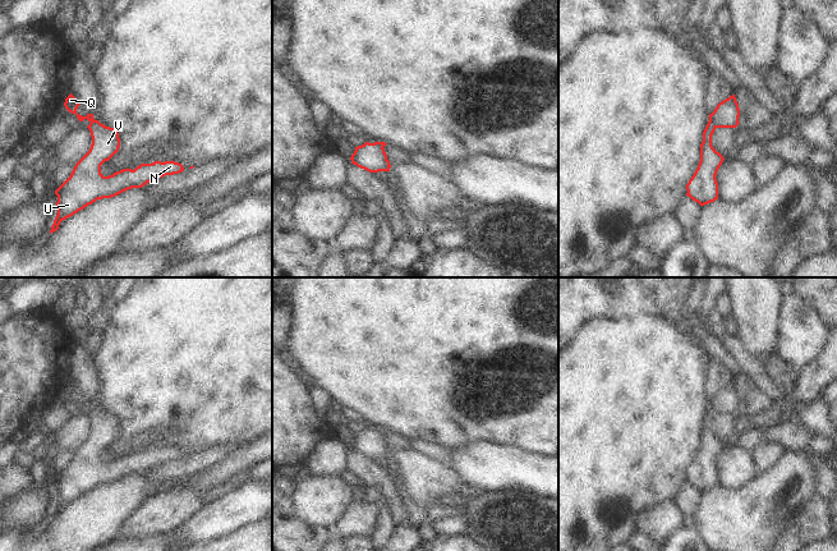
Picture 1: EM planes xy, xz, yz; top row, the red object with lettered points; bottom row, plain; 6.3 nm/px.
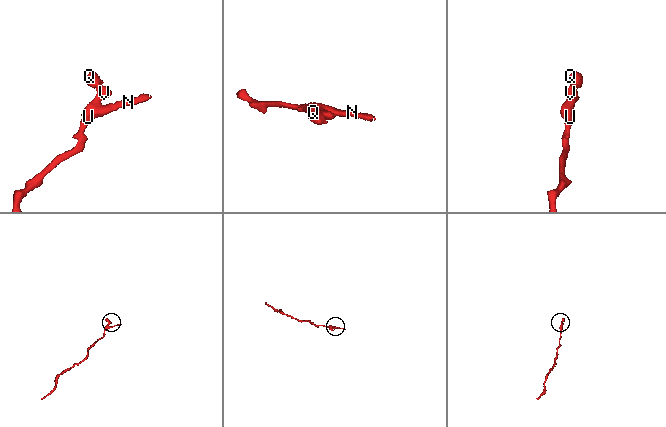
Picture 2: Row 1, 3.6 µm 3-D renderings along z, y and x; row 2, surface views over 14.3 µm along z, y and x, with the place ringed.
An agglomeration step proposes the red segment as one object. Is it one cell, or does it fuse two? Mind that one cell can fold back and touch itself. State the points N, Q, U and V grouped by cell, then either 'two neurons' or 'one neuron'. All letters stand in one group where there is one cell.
N Q U V; one neuron

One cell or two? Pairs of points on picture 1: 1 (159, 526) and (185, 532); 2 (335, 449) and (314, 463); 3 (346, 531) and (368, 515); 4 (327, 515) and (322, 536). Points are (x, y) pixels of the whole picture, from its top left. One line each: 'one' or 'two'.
1: two
2: one
3: one
4: two

